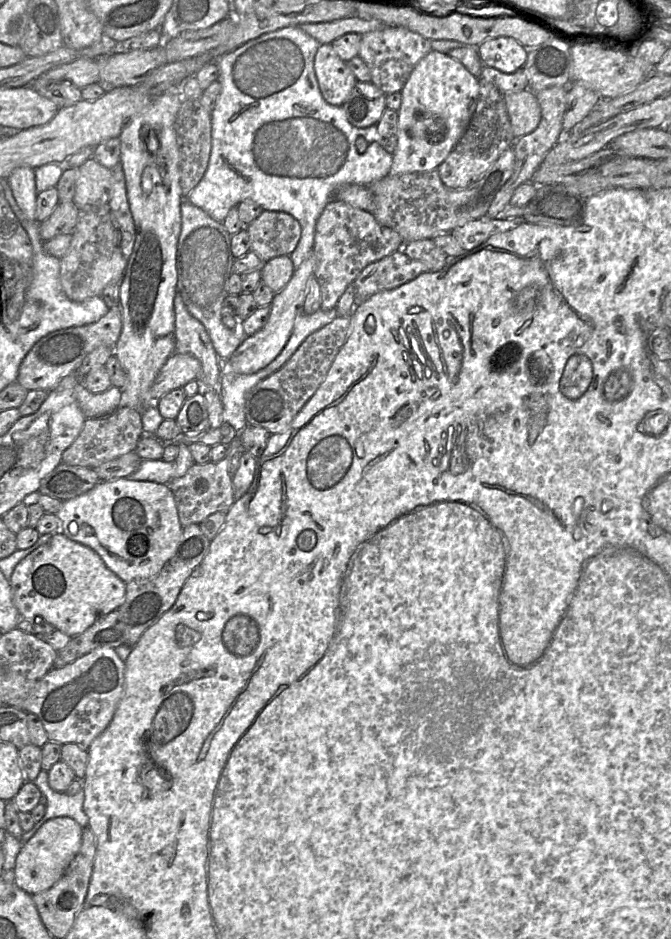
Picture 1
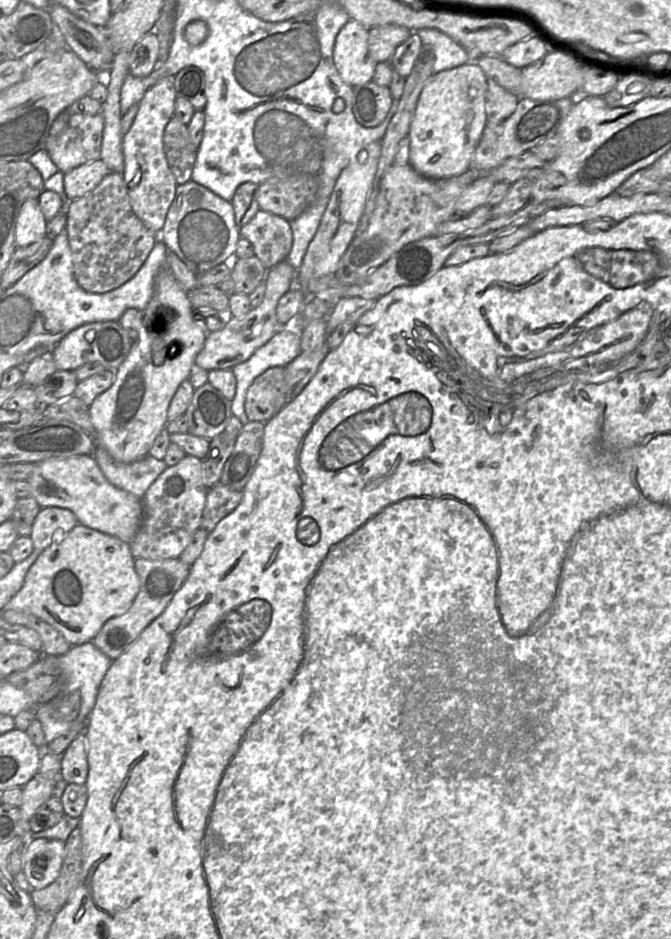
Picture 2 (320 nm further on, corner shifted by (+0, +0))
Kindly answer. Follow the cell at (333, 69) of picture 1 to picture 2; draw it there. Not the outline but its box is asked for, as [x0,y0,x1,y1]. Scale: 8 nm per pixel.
[333,20,377,87]

